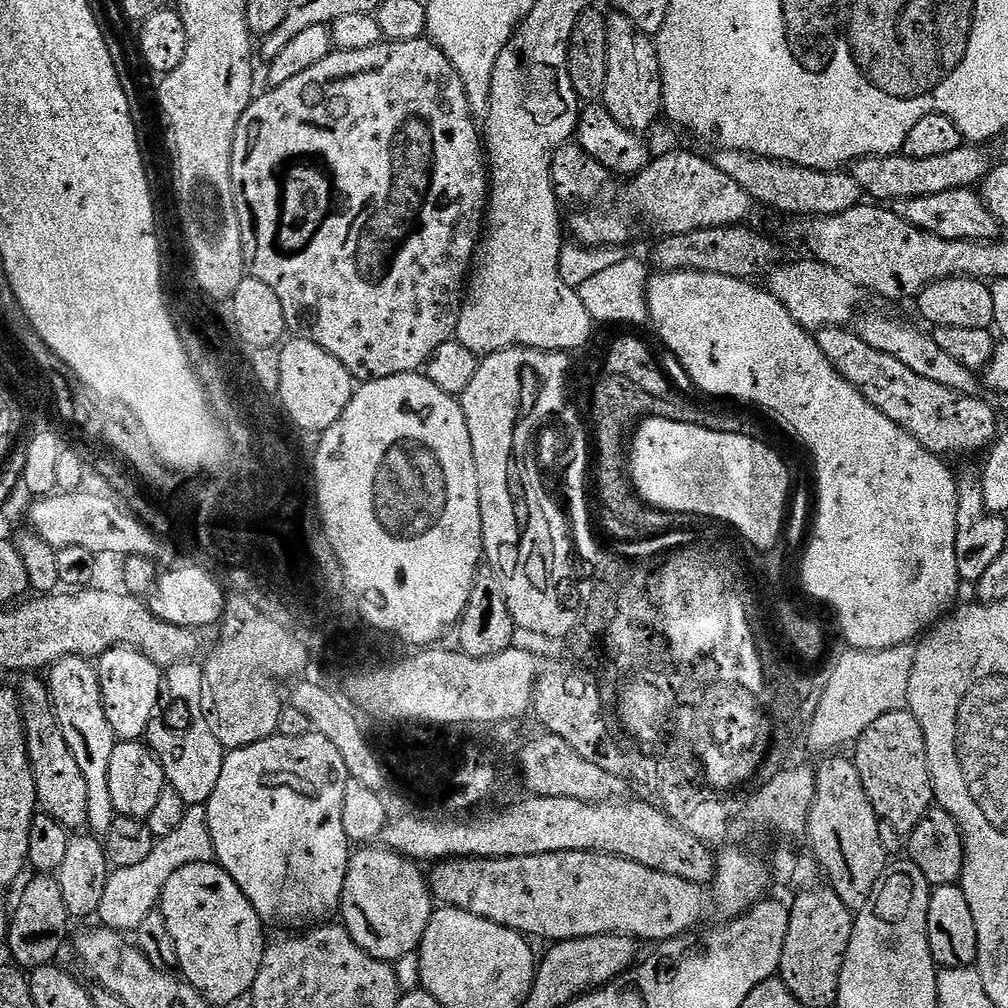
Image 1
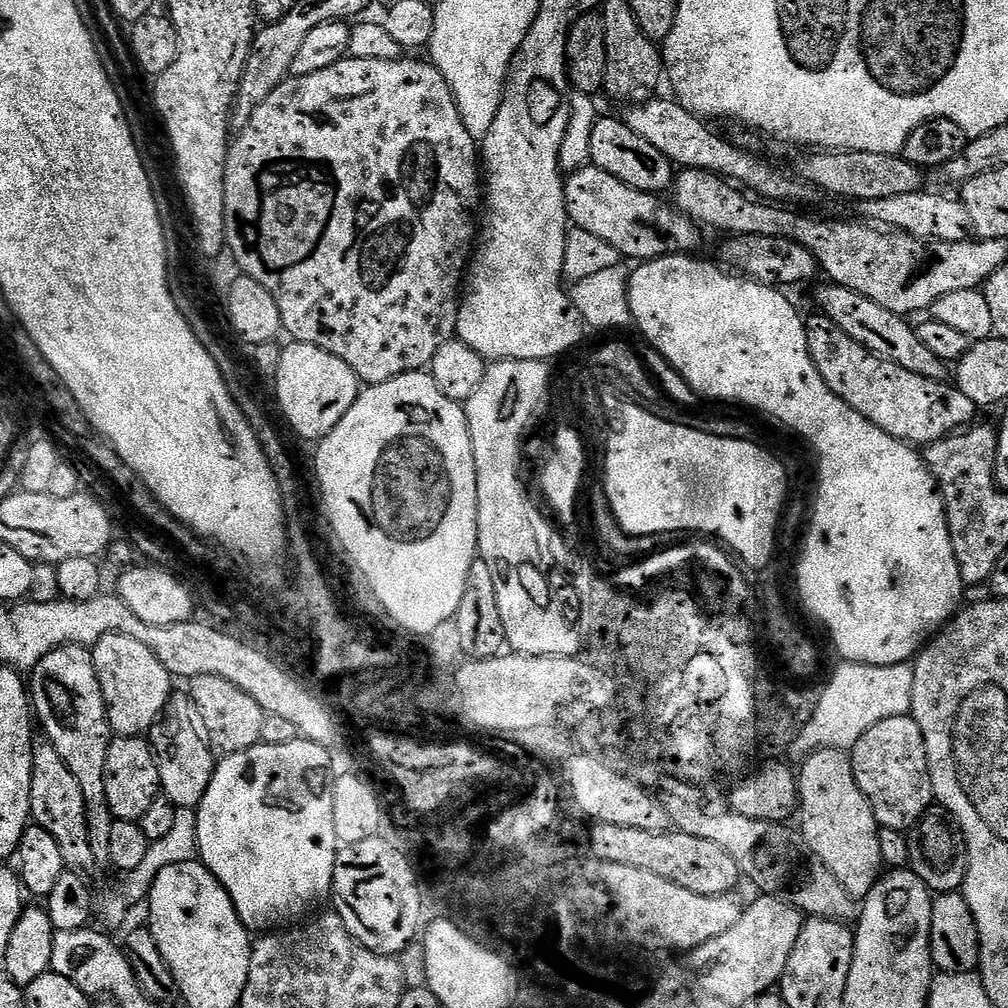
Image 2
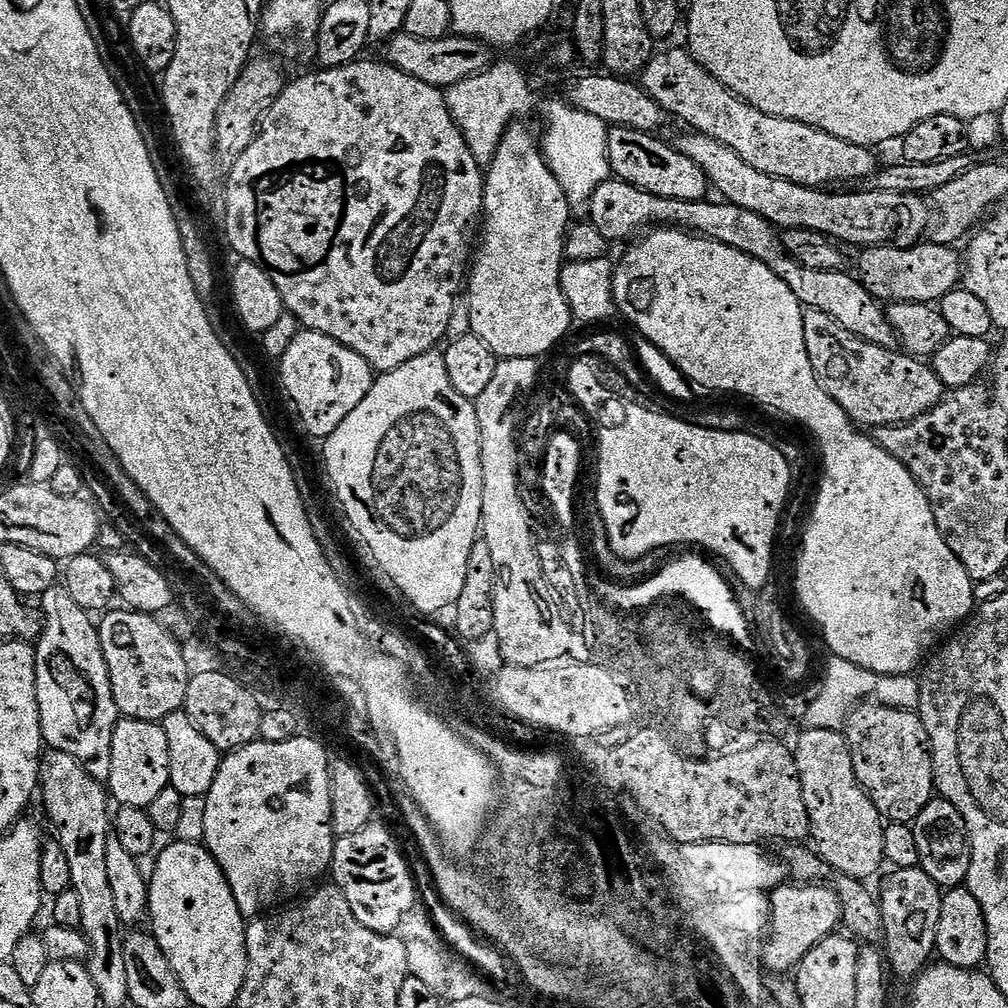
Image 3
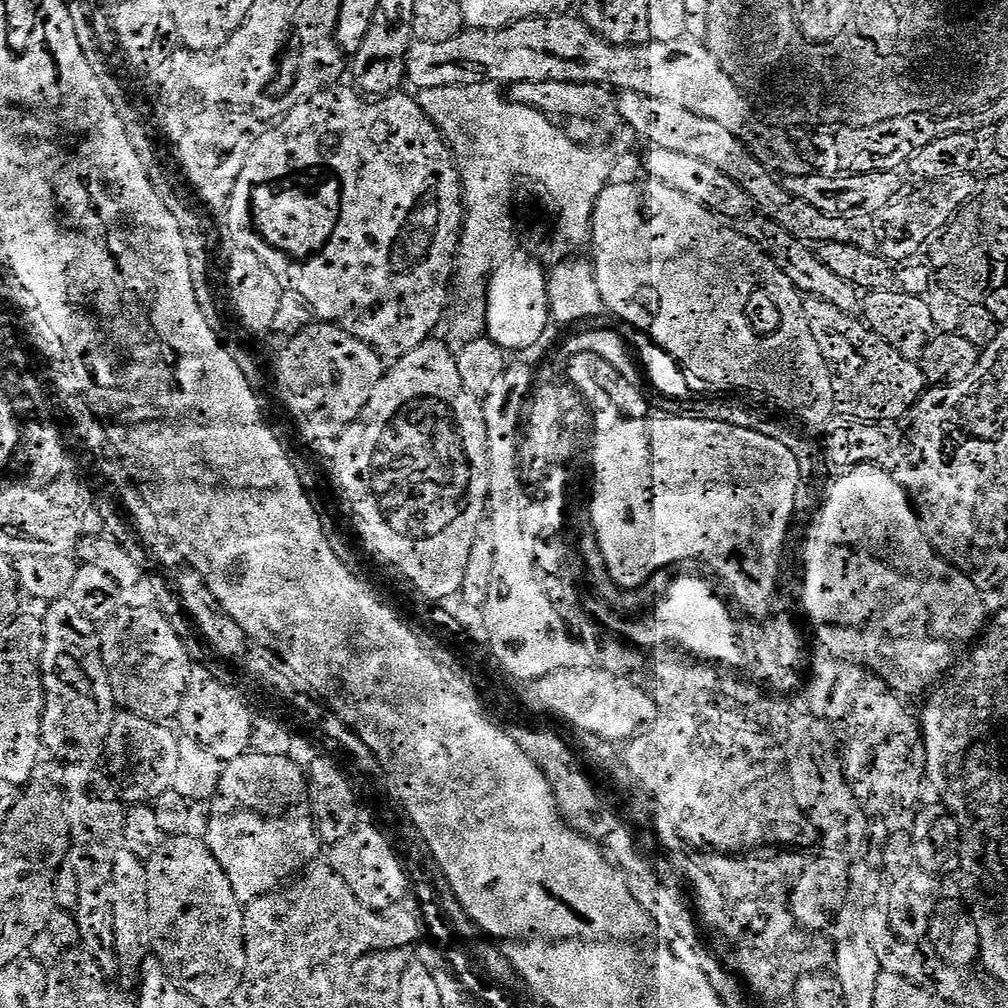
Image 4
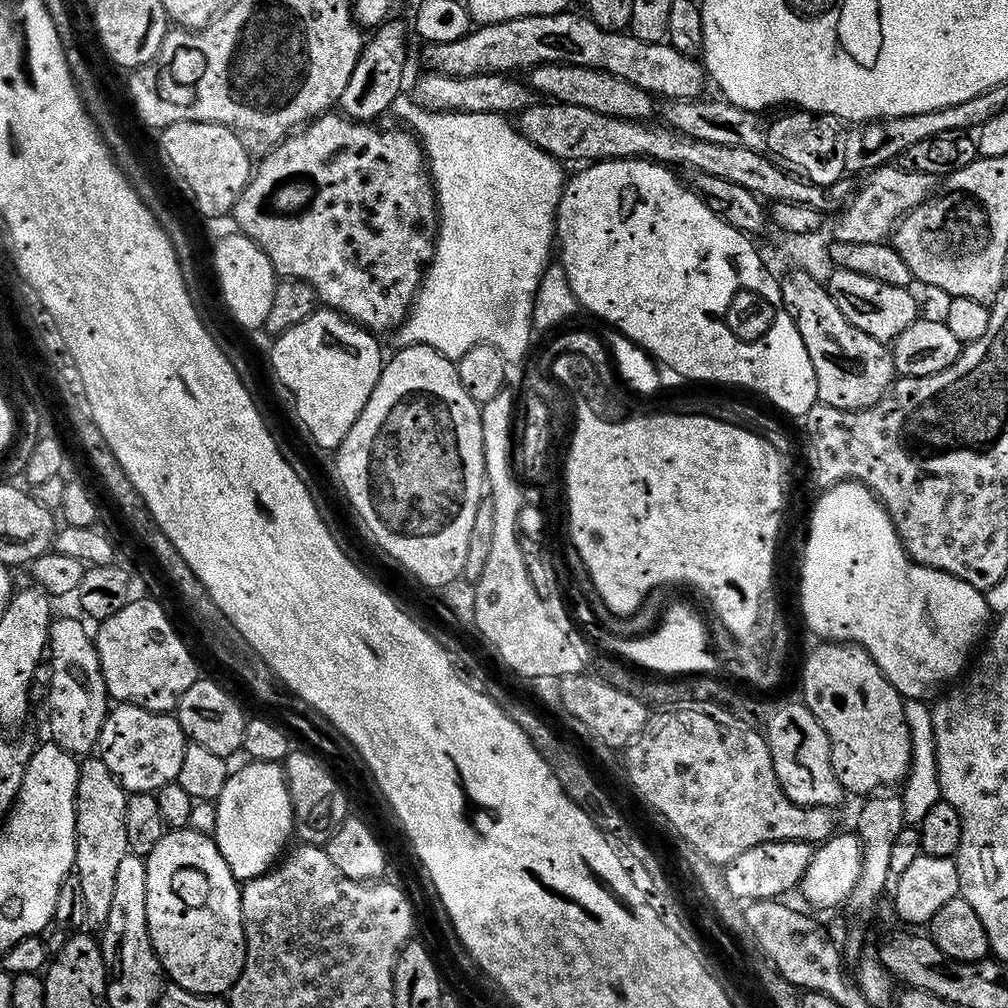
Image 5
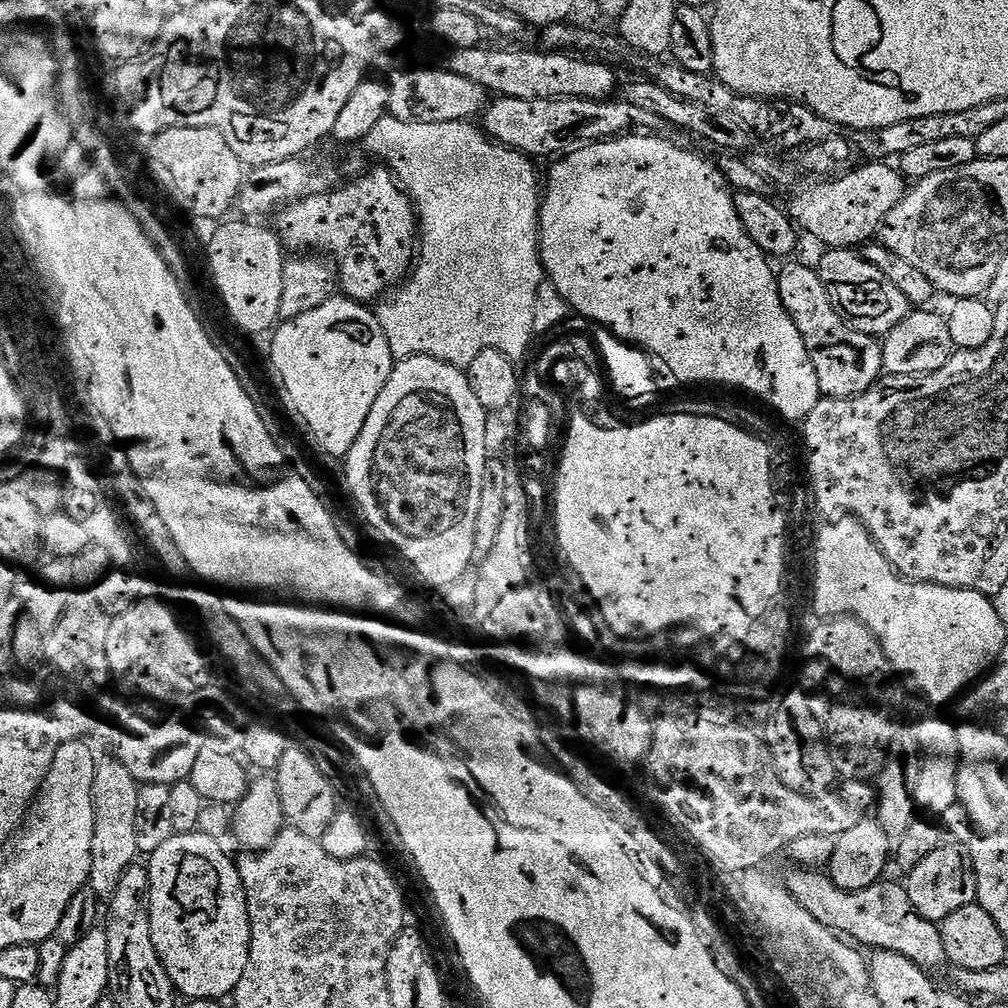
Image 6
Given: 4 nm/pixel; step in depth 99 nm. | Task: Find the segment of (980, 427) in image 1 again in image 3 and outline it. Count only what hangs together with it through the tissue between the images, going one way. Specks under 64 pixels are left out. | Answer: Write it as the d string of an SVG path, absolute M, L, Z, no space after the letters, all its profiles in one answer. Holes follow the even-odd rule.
M805 311L806 350L810 354L810 362L814 366L817 378L820 379L820 384L830 394L830 398L834 398L834 402L838 402L838 406L842 406L842 410L846 410L846 414L857 425L869 424L869 429L875 430L908 424L944 399L946 395L944 383L938 378L935 370L923 359L907 355L900 350L883 348L874 342L864 340L838 322L830 324L828 319L830 319L830 314Z

